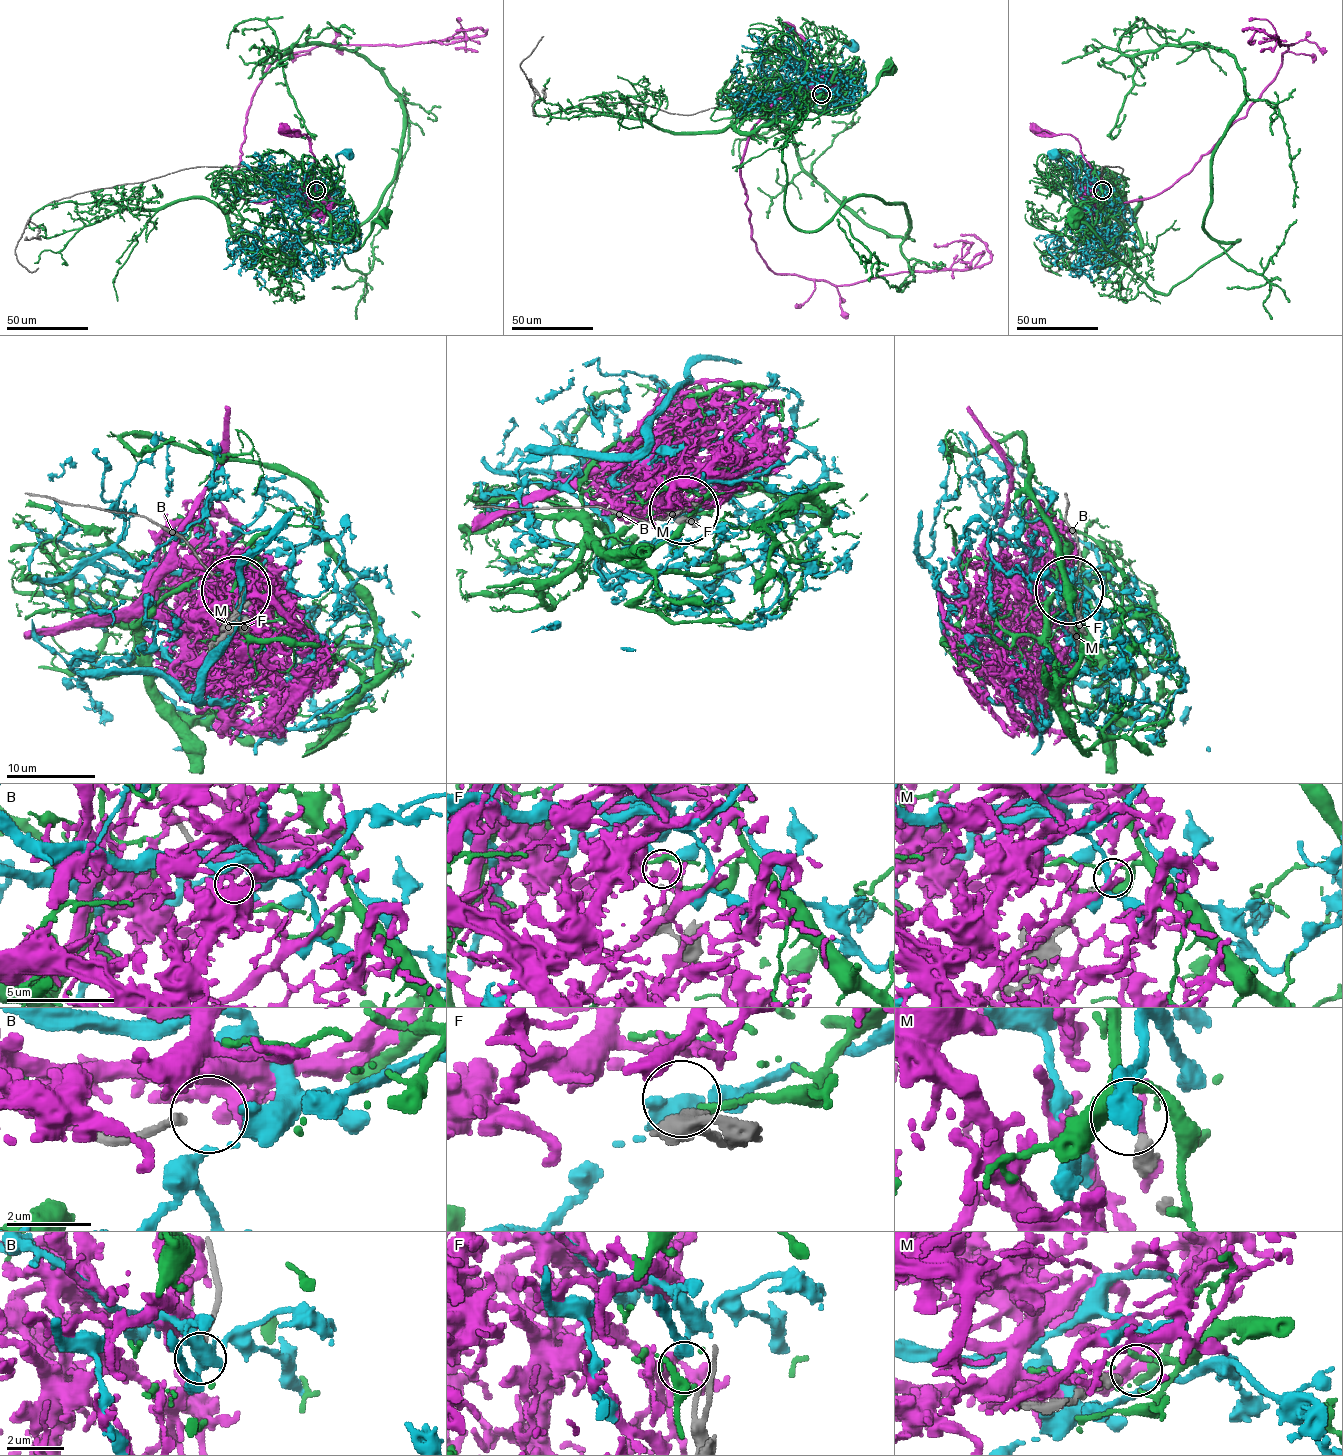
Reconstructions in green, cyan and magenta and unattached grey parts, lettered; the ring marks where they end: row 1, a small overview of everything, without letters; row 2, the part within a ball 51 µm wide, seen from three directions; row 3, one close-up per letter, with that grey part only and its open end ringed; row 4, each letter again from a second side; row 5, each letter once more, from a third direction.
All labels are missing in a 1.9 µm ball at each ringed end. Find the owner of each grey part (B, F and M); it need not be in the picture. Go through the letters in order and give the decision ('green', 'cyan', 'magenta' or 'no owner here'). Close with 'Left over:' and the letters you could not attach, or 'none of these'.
B: no owner here
F: cyan
M: no owner here
Left over: B, M

